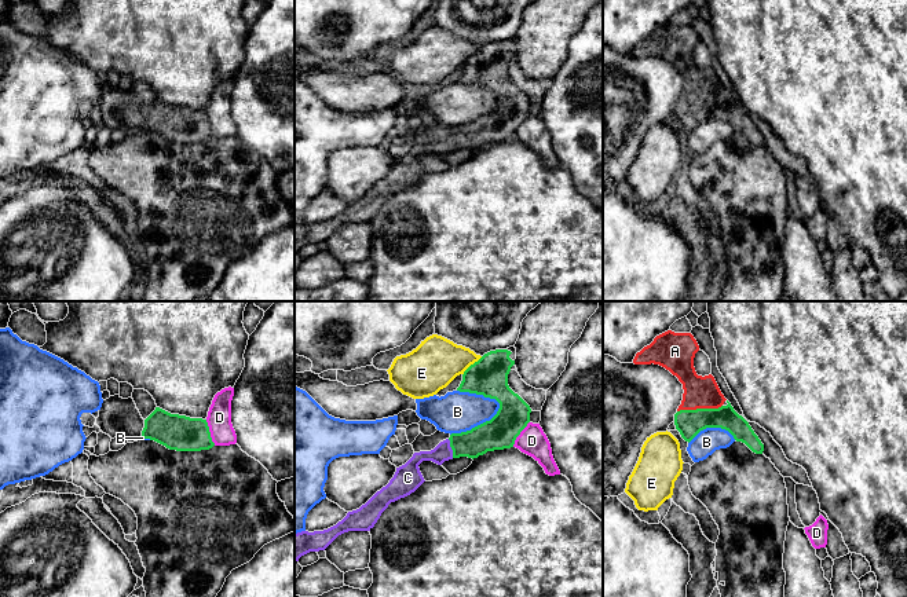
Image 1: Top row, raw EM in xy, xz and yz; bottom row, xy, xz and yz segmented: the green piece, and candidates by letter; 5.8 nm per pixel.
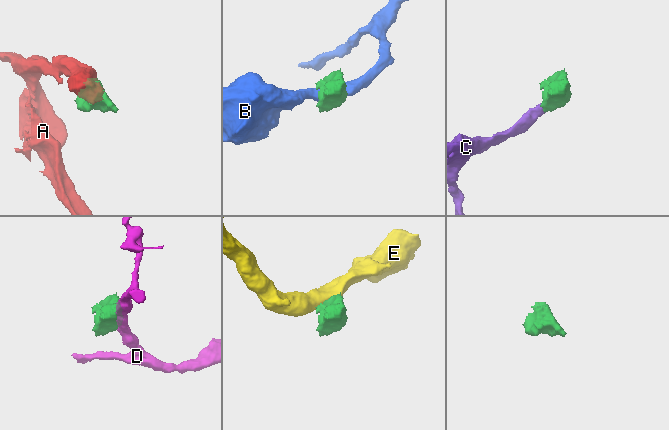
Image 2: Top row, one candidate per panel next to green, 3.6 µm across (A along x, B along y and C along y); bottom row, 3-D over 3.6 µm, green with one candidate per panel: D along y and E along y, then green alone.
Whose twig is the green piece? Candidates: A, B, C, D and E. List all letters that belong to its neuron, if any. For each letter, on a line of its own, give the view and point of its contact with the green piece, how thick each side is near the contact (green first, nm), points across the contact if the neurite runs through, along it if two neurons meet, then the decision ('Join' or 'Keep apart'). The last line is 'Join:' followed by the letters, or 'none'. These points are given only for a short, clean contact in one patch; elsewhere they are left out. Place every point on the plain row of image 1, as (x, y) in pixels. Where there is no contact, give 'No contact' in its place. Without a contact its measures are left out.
A: Touches green at yz (699, 101). Thickness 160 nm (green) against 190 nm. Join
B: Touches green at xz (478, 117). Thickness 190 nm (green) against 240 nm. Keep apart
C: Touches green at xz (452, 140). Thickness 180 nm (green) against 100 nm. Path across: xz (492, 127), (452, 140), (442, 143). Join
D: Touches green at xy (209, 124). Thickness 200 nm (green) against 140 nm. Keep apart
E: Touches green at xz (471, 57). Thickness 220 nm (green) against 280 nm. Boundary: xz (482, 48), (463, 66). Keep apart
Join: A, C

